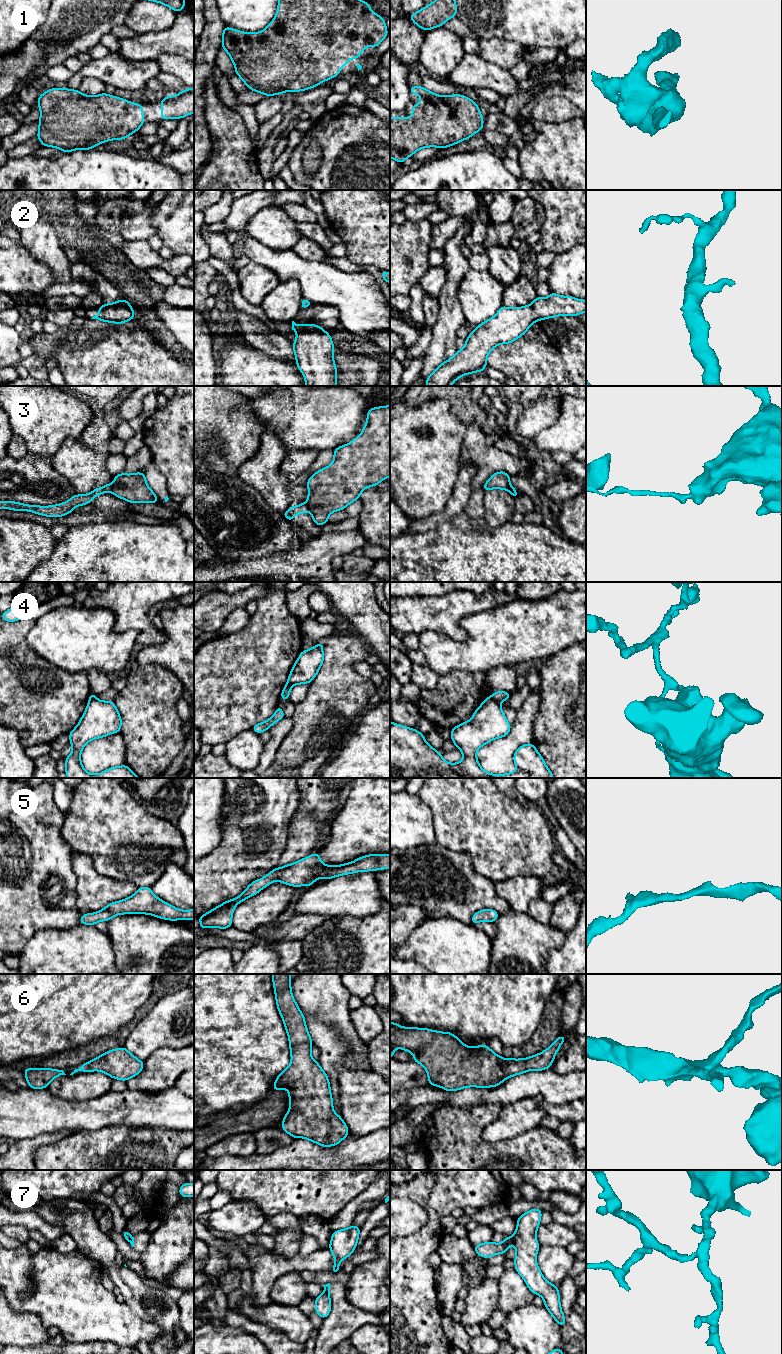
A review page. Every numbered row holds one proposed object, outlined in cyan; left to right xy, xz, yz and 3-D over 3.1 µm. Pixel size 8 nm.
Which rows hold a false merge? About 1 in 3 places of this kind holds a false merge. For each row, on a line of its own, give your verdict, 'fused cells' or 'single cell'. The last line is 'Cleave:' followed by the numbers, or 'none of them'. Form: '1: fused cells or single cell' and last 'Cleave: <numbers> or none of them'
1: single cell
2: single cell
3: fused cells
4: fused cells
5: single cell
6: single cell
7: fused cells
Cleave: 3, 4, 7

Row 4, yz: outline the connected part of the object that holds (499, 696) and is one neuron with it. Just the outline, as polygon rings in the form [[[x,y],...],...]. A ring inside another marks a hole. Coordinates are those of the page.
[[[496,691],[491,695],[491,698],[496,702],[501,703],[502,701],[508,700],[510,698],[510,693],[506,691]]]

